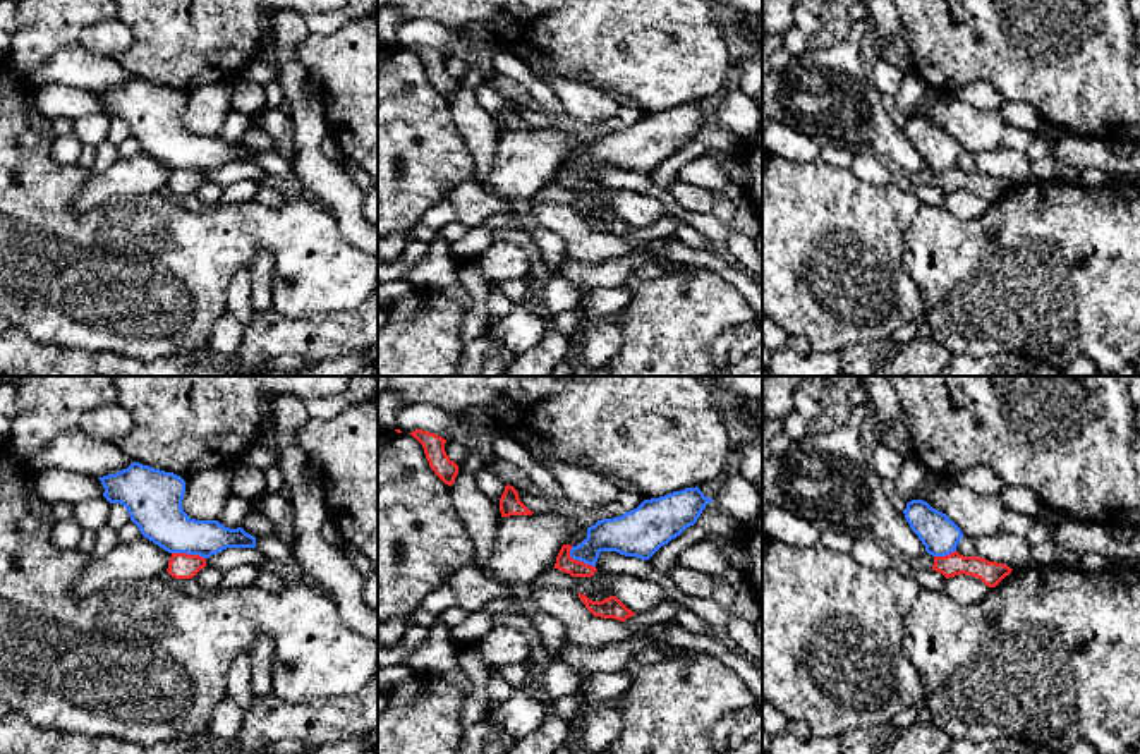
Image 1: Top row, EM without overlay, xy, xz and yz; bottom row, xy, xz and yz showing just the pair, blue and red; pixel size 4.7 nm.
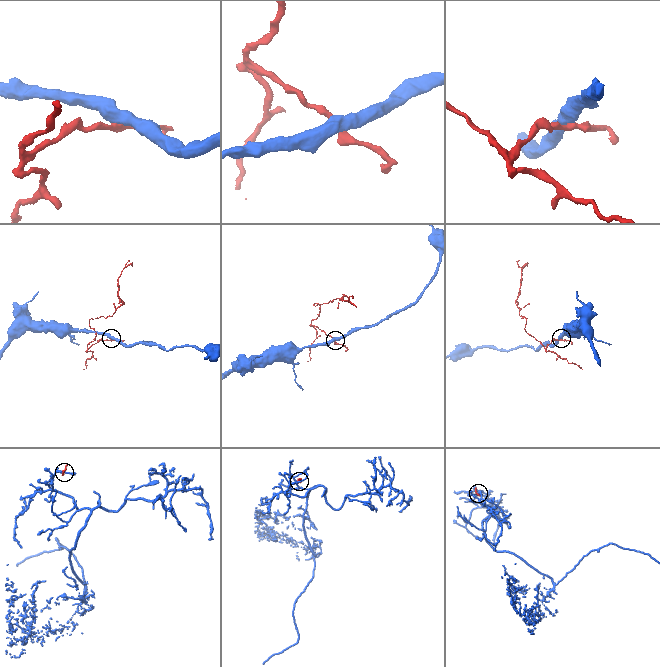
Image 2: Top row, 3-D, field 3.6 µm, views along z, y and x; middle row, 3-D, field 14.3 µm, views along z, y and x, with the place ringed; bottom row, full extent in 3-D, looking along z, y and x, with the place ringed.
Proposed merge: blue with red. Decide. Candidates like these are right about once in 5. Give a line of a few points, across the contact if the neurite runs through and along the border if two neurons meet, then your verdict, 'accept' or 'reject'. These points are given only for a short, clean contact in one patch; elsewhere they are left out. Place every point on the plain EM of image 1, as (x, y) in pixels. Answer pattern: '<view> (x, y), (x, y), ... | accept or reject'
xz (570, 162), (574, 174), (594, 182) | reject

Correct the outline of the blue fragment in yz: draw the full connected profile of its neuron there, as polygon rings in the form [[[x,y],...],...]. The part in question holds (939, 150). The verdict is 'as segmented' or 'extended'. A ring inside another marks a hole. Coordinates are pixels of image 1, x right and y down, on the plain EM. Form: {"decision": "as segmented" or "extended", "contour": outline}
{"decision": "as segmented", "contour": [[[924,115],[908,117],[903,129],[929,170],[946,172],[956,167],[963,148],[946,129]]]}

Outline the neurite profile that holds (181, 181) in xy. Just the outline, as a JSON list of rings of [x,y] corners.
[[[172,168],[167,187],[175,194],[192,194],[206,182],[206,173],[199,170]]]

